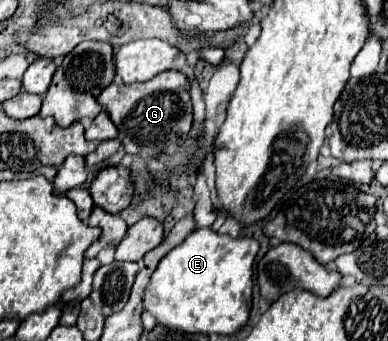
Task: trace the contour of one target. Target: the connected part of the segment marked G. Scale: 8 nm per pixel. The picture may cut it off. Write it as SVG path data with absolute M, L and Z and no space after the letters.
M166 70L142 84L126 86L112 82L102 90L98 102L106 106L110 120L118 128L118 138L122 140L126 154L156 158L166 150L168 142L180 144L192 130L190 80L178 70Z

